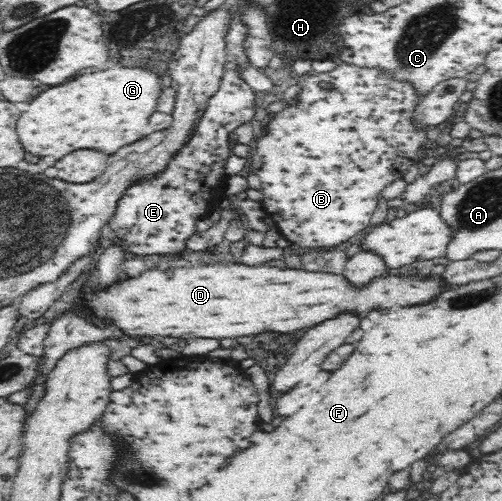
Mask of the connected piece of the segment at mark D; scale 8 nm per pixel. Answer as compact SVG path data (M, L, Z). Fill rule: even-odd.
M206 265L206 267L178 267L166 271L146 271L140 277L120 281L112 285L108 291L96 293L88 307L92 315L98 319L106 317L110 323L120 327L128 335L140 337L178 337L178 339L234 339L244 335L258 335L264 331L278 331L278 333L294 333L304 327L314 327L324 323L326 319L338 317L340 313L356 313L358 317L366 317L368 311L382 311L382 309L400 309L430 303L446 289L446 283L434 277L406 277L406 275L388 275L370 281L364 287L354 287L344 275L334 273L314 273L314 271L300 271L300 269L278 269L278 267L250 267L250 265Z

